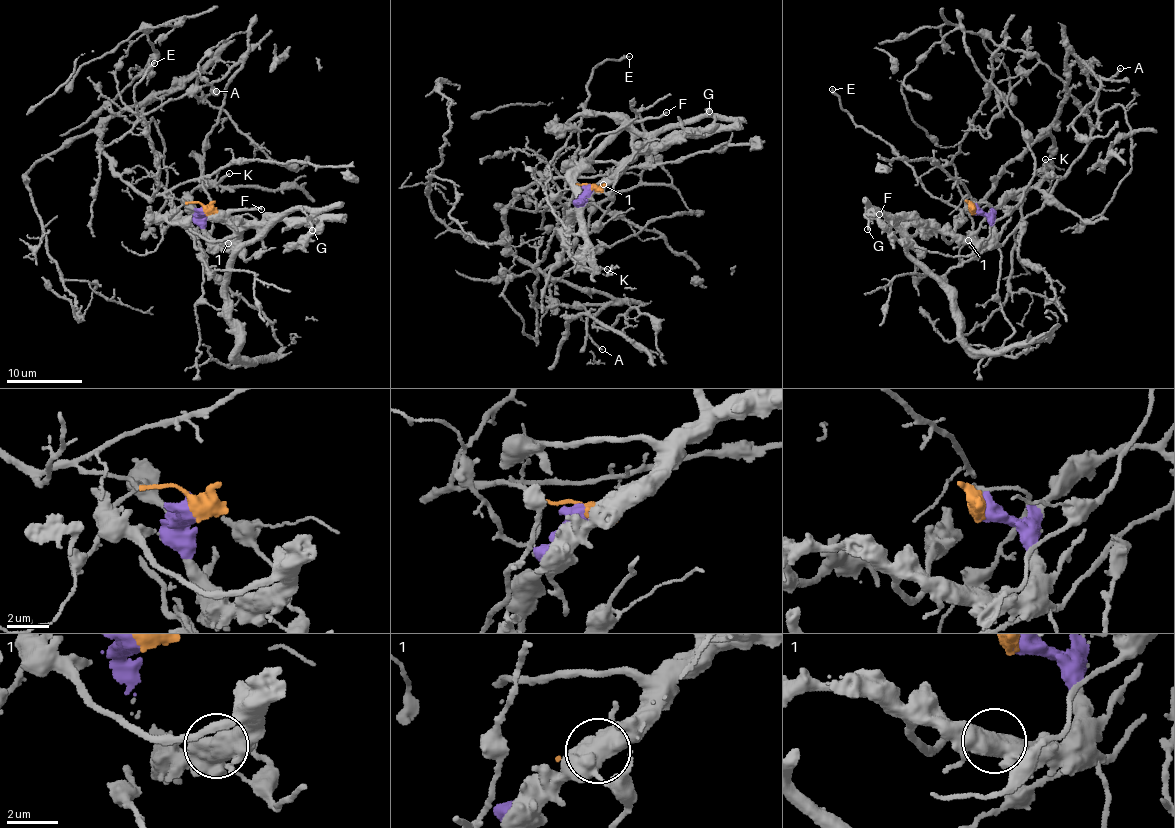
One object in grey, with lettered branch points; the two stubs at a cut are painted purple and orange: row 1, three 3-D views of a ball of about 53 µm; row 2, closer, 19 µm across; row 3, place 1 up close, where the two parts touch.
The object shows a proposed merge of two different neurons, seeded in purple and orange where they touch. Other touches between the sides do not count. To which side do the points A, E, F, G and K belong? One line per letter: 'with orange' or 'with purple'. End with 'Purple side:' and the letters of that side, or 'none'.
A: with orange
E: with orange
F: with purple
G: with purple
K: with purple
Purple side: F, G, K

